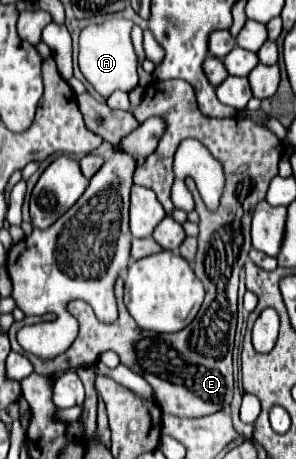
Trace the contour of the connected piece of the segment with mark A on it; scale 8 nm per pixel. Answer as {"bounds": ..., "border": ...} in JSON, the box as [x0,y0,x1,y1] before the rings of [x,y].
{"bounds":[79,19,137,97],"border":[[[111,19],[101,25],[89,25],[79,37],[79,69],[97,93],[109,97],[113,91],[131,91],[137,87],[137,55],[131,43],[133,23],[127,19]]]}

